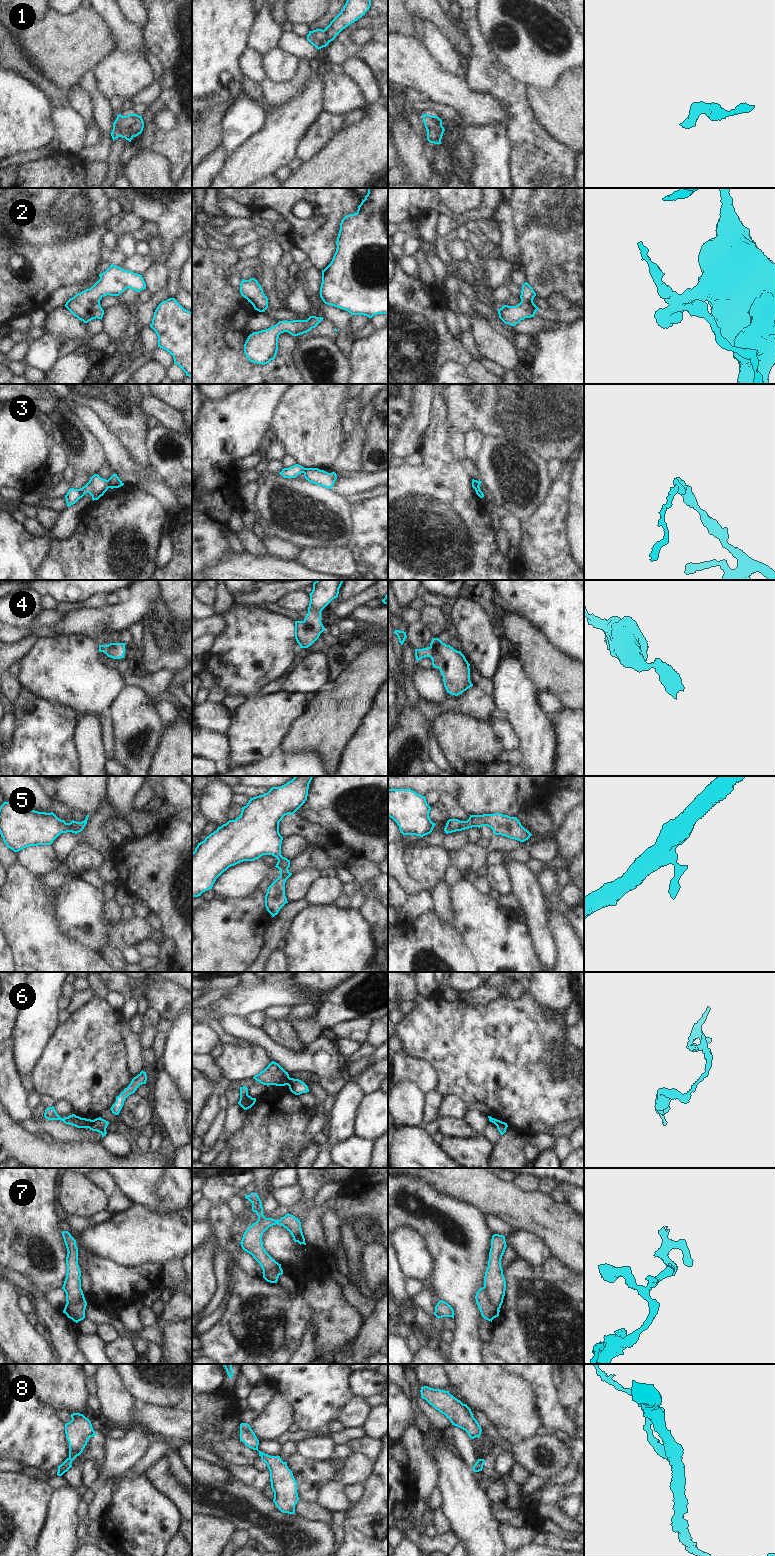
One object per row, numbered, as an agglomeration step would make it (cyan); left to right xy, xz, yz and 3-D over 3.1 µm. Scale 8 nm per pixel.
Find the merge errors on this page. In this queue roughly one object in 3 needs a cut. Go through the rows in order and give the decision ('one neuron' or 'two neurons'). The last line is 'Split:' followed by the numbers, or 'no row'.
1: one neuron
2: one neuron
3: two neurons
4: one neuron
5: one neuron
6: two neurons
7: two neurons
8: one neuron
Split: 3, 6, 7

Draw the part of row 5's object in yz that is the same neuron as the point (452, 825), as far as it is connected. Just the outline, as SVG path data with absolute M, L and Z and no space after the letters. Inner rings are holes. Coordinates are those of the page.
M501 813L470 815L467 821L449 819L444 831L448 834L472 827L480 828L482 826L490 827L495 835L502 835L520 842L528 840L532 835L521 825L517 817L510 817Z

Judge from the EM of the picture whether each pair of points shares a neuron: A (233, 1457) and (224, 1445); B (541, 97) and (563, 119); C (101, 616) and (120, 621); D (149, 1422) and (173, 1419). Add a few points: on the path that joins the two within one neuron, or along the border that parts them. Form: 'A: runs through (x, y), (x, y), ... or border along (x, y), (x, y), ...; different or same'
A: runs through (233, 1454), (227, 1448); same
B: runs through (546, 102), (558, 114); same
C: runs through (106, 618), (115, 618); same
D: runs through (155, 1422), (167, 1422); same

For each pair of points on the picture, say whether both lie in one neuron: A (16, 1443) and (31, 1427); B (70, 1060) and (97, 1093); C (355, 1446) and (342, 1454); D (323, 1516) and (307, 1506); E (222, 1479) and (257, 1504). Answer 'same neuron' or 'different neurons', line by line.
A: same neuron
B: same neuron
C: different neurons
D: same neuron
E: same neuron

